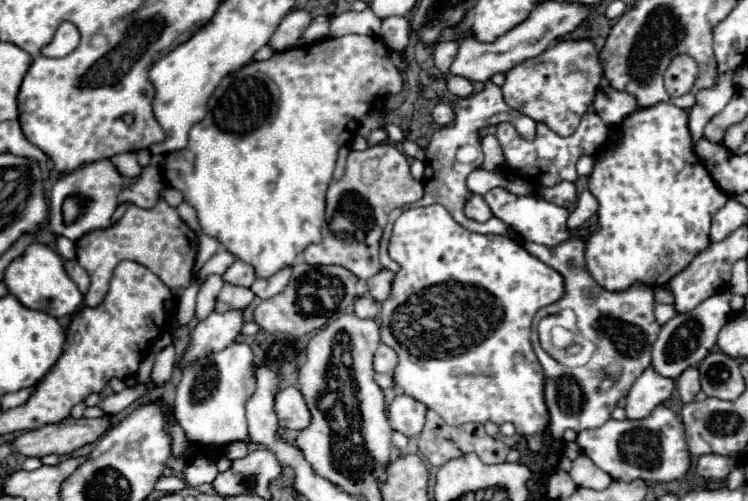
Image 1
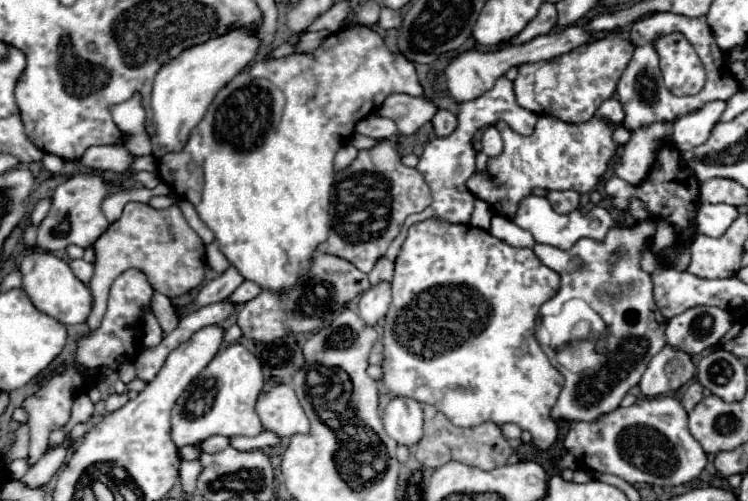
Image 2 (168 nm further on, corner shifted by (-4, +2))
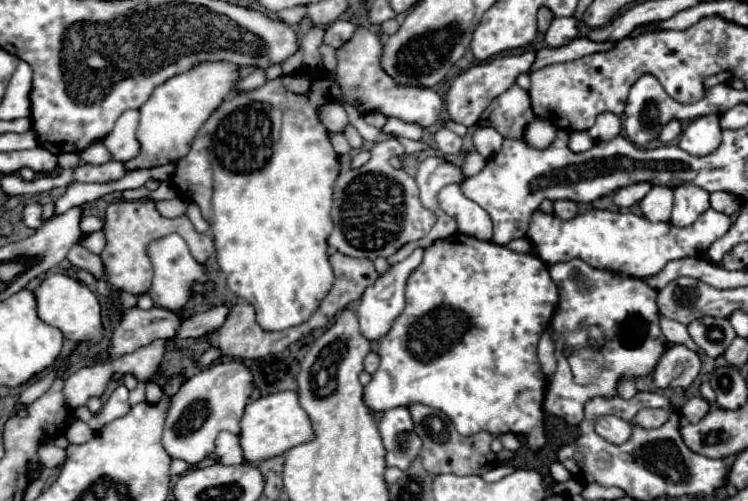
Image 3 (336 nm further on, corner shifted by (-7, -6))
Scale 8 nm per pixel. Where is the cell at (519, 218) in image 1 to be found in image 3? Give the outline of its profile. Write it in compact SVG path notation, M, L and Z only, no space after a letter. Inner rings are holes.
M600 209L586 211L570 221L562 221L556 215L534 211L528 229L528 239L536 243L538 257L546 265L578 257L598 269L608 269L630 277L648 277L656 275L668 261L682 257L700 257L718 237L722 237L730 229L730 225L730 217L714 209L704 211L696 219L696 223L688 227L676 227L664 221L654 223L634 213L612 213Z

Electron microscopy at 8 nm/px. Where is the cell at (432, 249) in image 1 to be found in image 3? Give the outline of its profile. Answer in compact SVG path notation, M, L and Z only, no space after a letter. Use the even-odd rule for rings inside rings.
M456 233L444 241L432 243L424 251L422 265L408 277L406 307L404 307L402 315L396 319L392 329L378 343L378 355L382 355L380 367L372 375L372 381L364 387L364 403L374 413L376 411L388 411L394 407L406 407L412 403L430 405L434 409L444 411L452 419L452 423L456 425L456 431L460 435L474 435L478 431L488 431L492 435L516 433L516 435L526 435L528 445L532 449L540 449L546 443L544 423L542 423L542 401L544 401L544 393L546 393L546 377L540 369L540 363L536 357L536 347L538 347L538 339L542 337L542 333L546 331L546 327L552 319L556 303L558 303L558 289L548 275L548 267L544 265L544 261L540 261L540 257L536 257L532 253L516 253L508 247L502 247L502 245L496 245L490 241L480 241L480 239L462 235L462 233Z

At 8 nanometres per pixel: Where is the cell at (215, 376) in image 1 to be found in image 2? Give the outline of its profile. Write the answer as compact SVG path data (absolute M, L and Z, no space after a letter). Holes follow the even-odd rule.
M233 343L229 347L225 347L223 351L219 351L211 363L197 375L197 381L193 381L185 393L177 399L173 411L171 411L171 439L175 441L177 447L183 445L193 445L199 443L211 435L225 435L225 437L237 437L237 435L245 435L245 437L253 437L259 435L263 431L261 421L257 417L255 411L255 403L257 397L263 391L263 369L259 359L241 343Z

